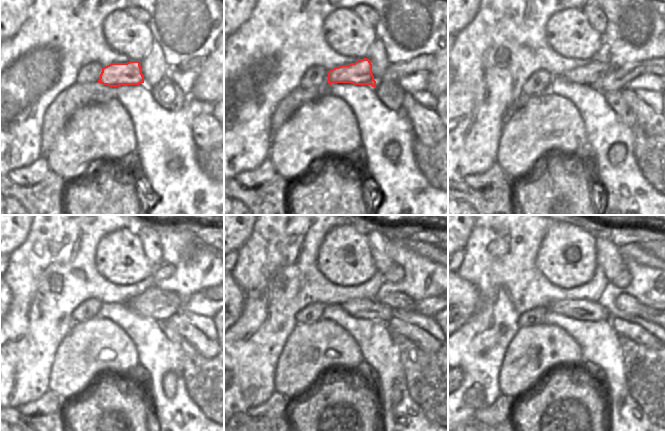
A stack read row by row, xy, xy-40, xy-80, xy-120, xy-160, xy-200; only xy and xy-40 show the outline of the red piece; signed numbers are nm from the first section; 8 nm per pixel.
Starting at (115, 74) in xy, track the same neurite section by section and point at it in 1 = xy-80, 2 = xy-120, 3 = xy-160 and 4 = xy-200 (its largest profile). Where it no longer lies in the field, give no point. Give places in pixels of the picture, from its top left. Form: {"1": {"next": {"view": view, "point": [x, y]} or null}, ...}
{"1": {"next": {"view": "xy-80", "point": [587, 74]}}, "2": {"next": {"view": "xy-120", "point": [153, 293]}}, "3": {"next": {"view": "xy-160", "point": [395, 300]}}, "4": {"next": {"view": "xy-200", "point": [626, 303]}}}

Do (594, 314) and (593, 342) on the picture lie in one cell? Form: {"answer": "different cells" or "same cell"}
{"answer": "different cells"}

